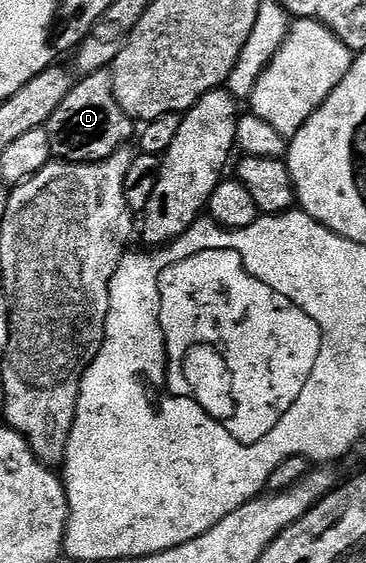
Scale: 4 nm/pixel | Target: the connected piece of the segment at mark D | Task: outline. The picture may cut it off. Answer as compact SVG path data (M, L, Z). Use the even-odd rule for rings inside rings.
M110 69L97 71L91 75L82 75L75 82L68 97L64 97L64 101L60 101L60 109L56 109L56 113L52 113L52 117L46 122L45 129L48 133L51 156L55 160L68 163L101 163L103 159L112 157L112 153L116 153L121 147L127 146L136 135L135 120L130 119L116 101L114 72Z

